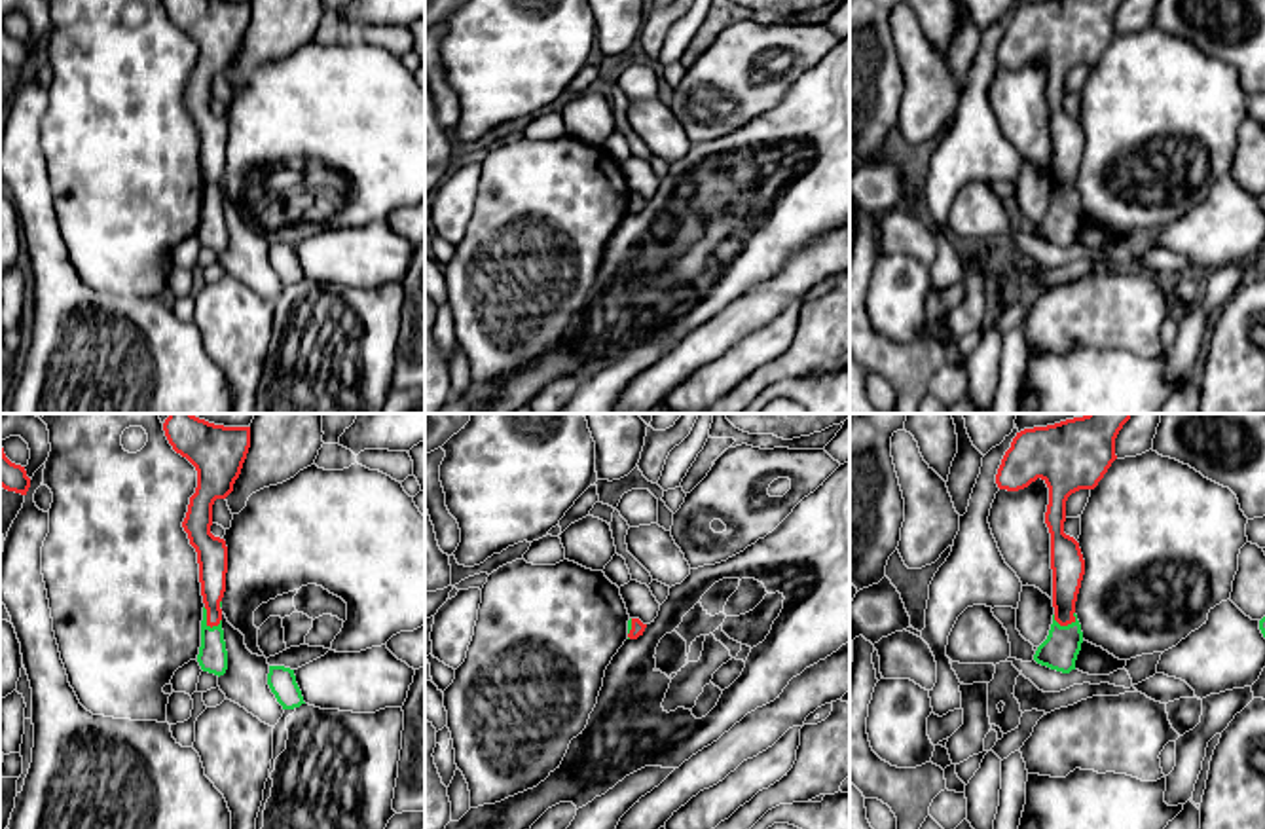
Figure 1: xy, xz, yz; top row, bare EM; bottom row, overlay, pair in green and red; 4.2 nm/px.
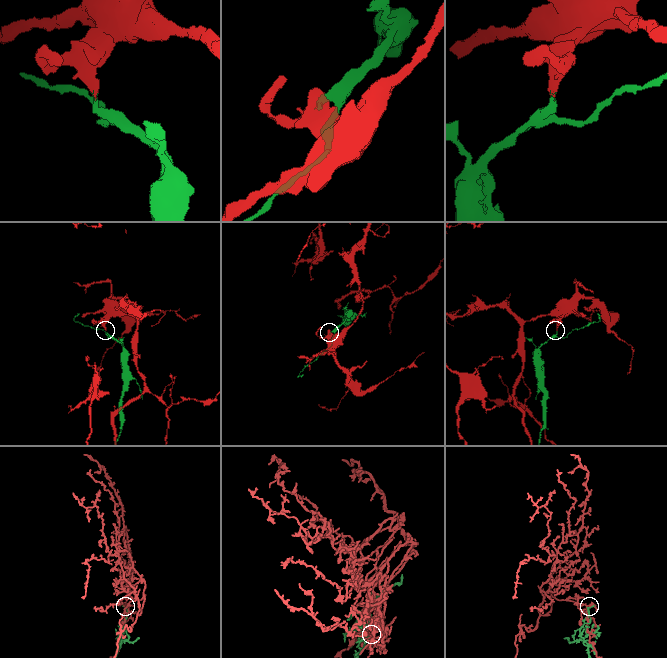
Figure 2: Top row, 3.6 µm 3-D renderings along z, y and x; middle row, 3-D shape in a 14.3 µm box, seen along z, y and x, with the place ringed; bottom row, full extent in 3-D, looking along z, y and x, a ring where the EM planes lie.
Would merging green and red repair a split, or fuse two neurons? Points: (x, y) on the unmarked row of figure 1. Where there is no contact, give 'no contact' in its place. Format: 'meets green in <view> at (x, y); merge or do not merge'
meets green in xy at (205, 196); do not merge

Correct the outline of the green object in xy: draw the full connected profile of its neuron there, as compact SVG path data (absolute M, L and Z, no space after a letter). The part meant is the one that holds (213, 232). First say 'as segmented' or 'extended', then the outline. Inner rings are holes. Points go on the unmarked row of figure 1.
as segmented; M203 182L203 195L201 195L201 222L197 230L197 237L203 247L224 250L228 245L228 226L224 216L222 195L218 201L207 199L207 184Z

